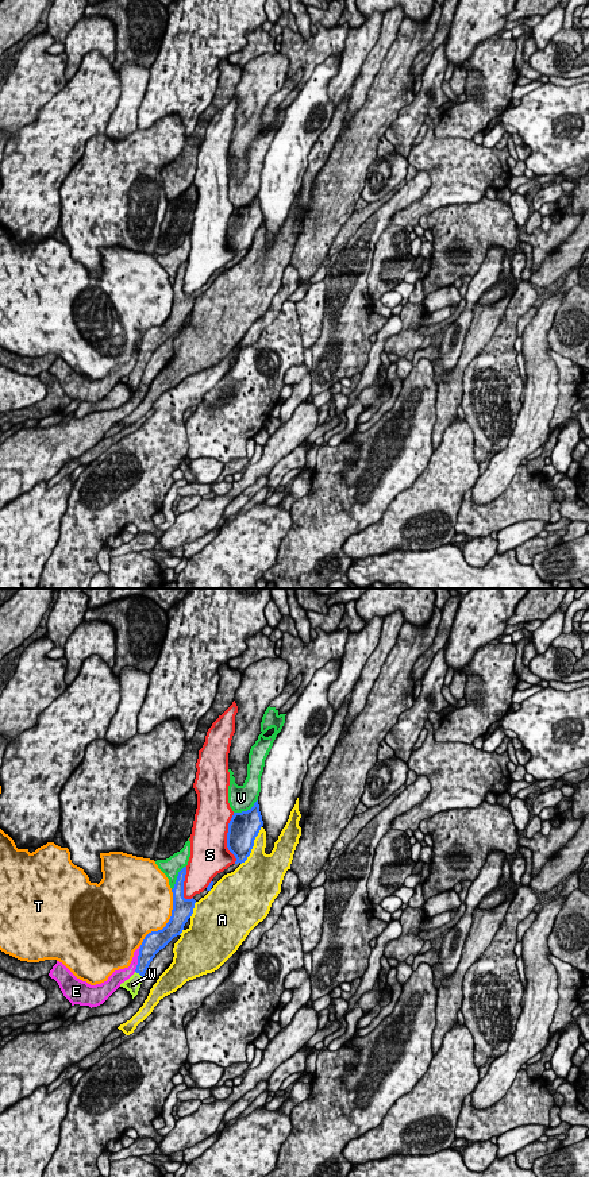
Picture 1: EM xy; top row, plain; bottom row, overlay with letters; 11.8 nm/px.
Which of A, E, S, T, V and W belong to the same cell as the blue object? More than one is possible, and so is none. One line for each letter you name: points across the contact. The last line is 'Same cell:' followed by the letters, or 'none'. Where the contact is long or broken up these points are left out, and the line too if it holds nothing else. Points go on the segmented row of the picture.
Same cell: W

